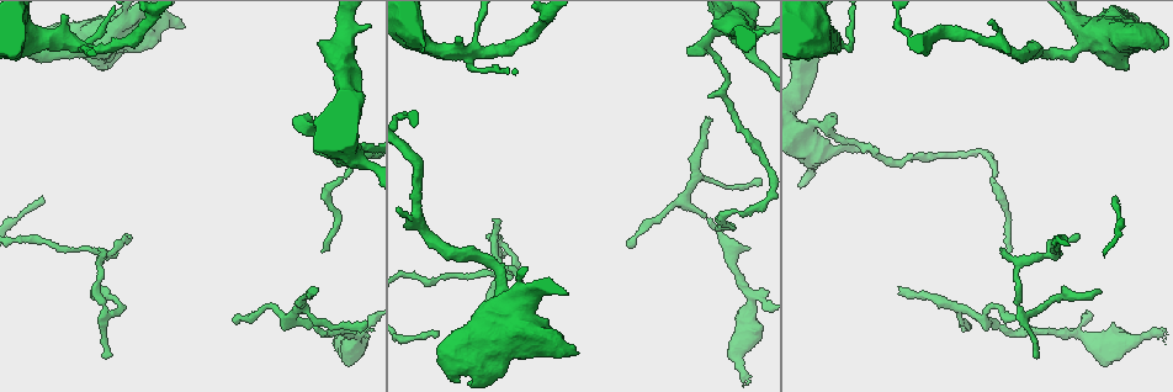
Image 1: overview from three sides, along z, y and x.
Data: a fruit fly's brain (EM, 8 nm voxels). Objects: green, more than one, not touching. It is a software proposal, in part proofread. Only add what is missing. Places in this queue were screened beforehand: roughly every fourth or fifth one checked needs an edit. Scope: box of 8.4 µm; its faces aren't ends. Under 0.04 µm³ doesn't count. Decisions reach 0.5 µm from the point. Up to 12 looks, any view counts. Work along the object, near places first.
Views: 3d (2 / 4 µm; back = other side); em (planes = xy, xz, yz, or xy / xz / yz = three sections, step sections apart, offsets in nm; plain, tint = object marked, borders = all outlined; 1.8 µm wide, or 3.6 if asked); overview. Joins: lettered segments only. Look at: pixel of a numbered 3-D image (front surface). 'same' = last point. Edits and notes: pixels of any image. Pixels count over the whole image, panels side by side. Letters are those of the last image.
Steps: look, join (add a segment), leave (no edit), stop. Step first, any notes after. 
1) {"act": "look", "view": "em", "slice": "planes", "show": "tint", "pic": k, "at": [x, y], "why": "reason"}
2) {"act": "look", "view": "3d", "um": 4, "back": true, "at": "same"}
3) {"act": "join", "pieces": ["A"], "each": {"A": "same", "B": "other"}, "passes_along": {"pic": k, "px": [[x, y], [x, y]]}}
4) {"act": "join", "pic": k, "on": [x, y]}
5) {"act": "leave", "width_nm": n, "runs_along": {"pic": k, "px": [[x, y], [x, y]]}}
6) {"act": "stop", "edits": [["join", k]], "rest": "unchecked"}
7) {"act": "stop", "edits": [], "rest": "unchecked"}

{"act": "look", "view": "em", "slice": "xz", "step": 16, "show": "tint", "pic": 1, "at": [901, 293]}

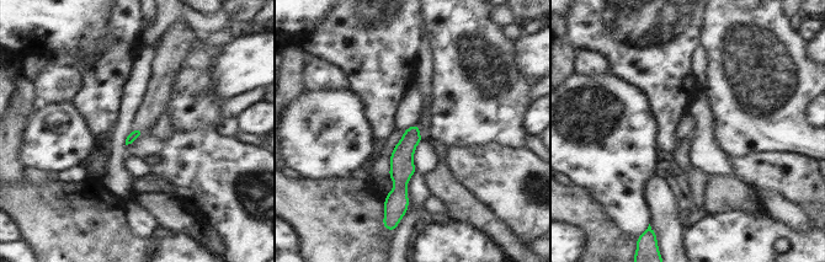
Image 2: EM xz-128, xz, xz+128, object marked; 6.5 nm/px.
{"act": "look", "view": "em", "slice": "planes", "show": "borders", "at": "same", "why": "another direction"}

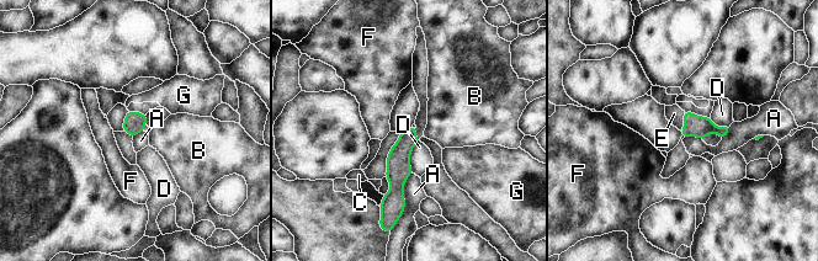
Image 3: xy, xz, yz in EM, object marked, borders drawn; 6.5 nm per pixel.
{"act": "join", "pieces": ["E"], "longest_contact_nm": ["A", 300], "each": {"A": "other", "B": "other", "C": "other", "D": "other", "E": "same", "F": "other", "G": "other"}, "found": "it goes on there"}

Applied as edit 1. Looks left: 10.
{"act": "look", "view": "3d", "um": 4, "pic": 1, "at": [235, 323], "why": "branch stops here"}

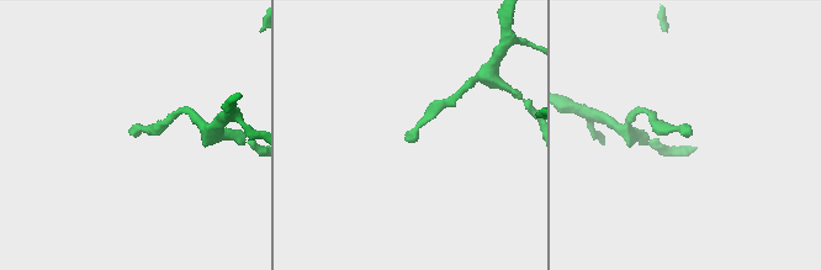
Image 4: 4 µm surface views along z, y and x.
{"act": "look", "view": "em", "slice": "planes", "show": "borders", "pic": 4, "at": [136, 134], "why": "need the tissue"}

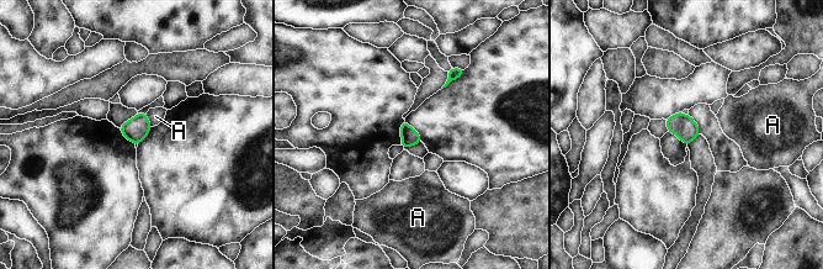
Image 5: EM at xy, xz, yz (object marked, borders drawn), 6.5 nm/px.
{"act": "leave", "each": {"A": "other"}, "border": {"pic": 5, "px": [[145, 114], [152, 126]]}, "found": "none of them fits"}

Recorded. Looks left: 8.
{"act": "look", "view": "3d", "um": 2, "back": true, "pic": 1, "at": [1079, 334], "why": "sudden change in width"}

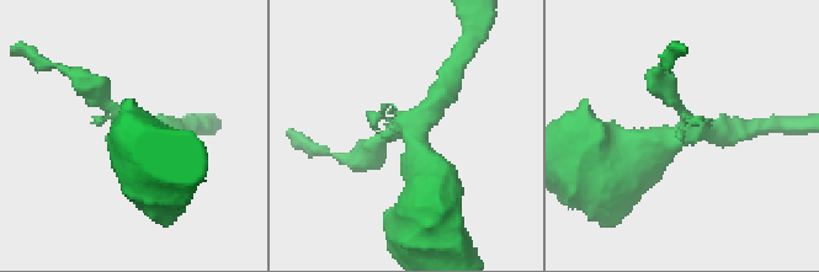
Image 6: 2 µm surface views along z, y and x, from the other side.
{"act": "look", "view": "em", "slice": "planes", "show": "borders", "pic": 6, "at": [682, 135], "arms": 3, "why": "need the tissue"}

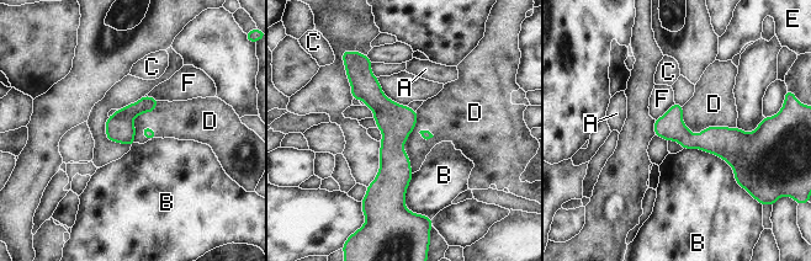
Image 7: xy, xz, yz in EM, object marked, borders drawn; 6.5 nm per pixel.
{"act": "leave", "each": {"A": "other", "B": "other", "C": "other", "D": "other", "E": "other", "F": "other"}, "runs_along": {"pic": 7, "px": [[366, 69], [393, 120], [398, 206]]}, "found": "no lettered segment goes on from it"}

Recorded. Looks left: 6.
{"act": "look", "view": "3d", "um": 4, "back": true, "pic": 1, "at": [1100, 292], "why": "branch stops here"}

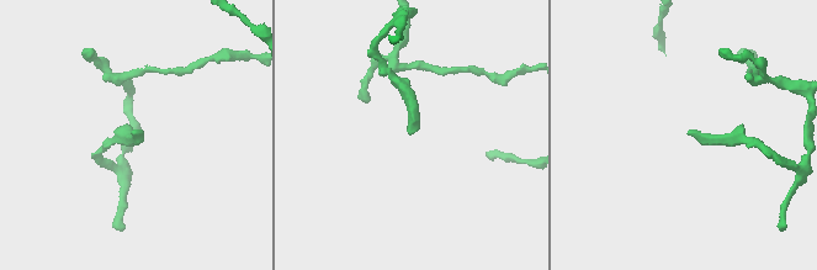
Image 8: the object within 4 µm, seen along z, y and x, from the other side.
{"act": "look", "view": "em", "um": 3.6, "slice": "planes", "show": "tint", "pic": 8, "at": [692, 133]}

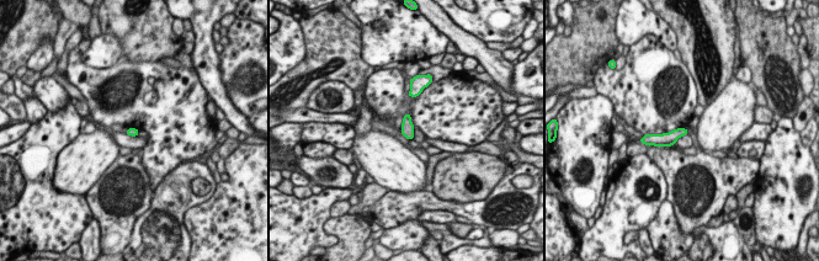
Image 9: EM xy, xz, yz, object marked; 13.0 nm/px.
{"act": "look", "view": "em", "um": 3.6, "slice": "planes", "show": "borders", "at": "same"}

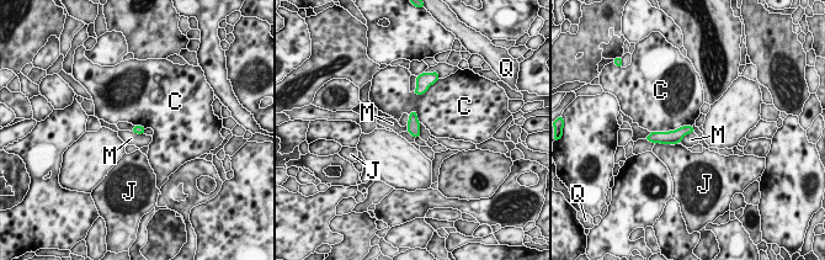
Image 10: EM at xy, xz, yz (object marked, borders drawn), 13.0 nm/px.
{"act": "leave", "each": {"C": "other", "J": "other", "M": "other", "Q": "other"}, "border": {"pic": 10, "px": [[693, 131], [688, 132], [681, 142]]}, "found": "no lettered segment goes on from it"}

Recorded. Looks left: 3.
{"act": "look", "view": "em", "slice": "xz", "step": 16, "show": "tint", "pic": 1, "at": [1001, 249], "why": "tapers out"}

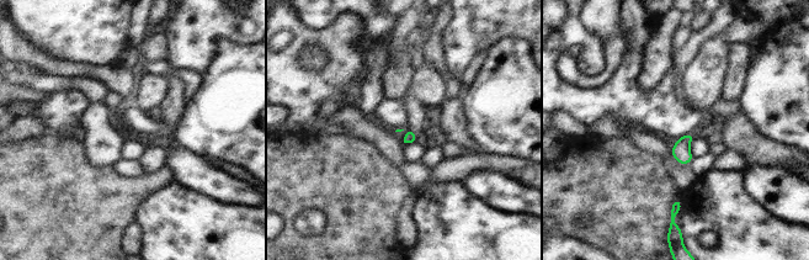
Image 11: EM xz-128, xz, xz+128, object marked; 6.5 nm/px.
{"act": "look", "view": "em", "slice": "planes", "show": "borders", "at": "same", "why": "cut it another way"}

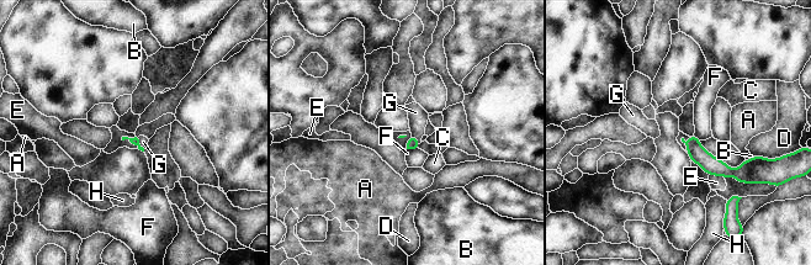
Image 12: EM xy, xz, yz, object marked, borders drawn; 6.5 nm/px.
{"act": "join", "pieces": ["G"], "each": {"A": "other", "B": "other", "C": "other", "D": "other", "E": "other", "F": "other", "G": "same", "H": "other"}, "passes_along": {"pic": 12, "px": [[413, 143], [417, 139], [418, 117]]}, "found": "it goes on there"}

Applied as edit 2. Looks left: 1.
{"act": "stop", "edits": [["join", 3], ["join", 12]], "rest": "unchecked"}

